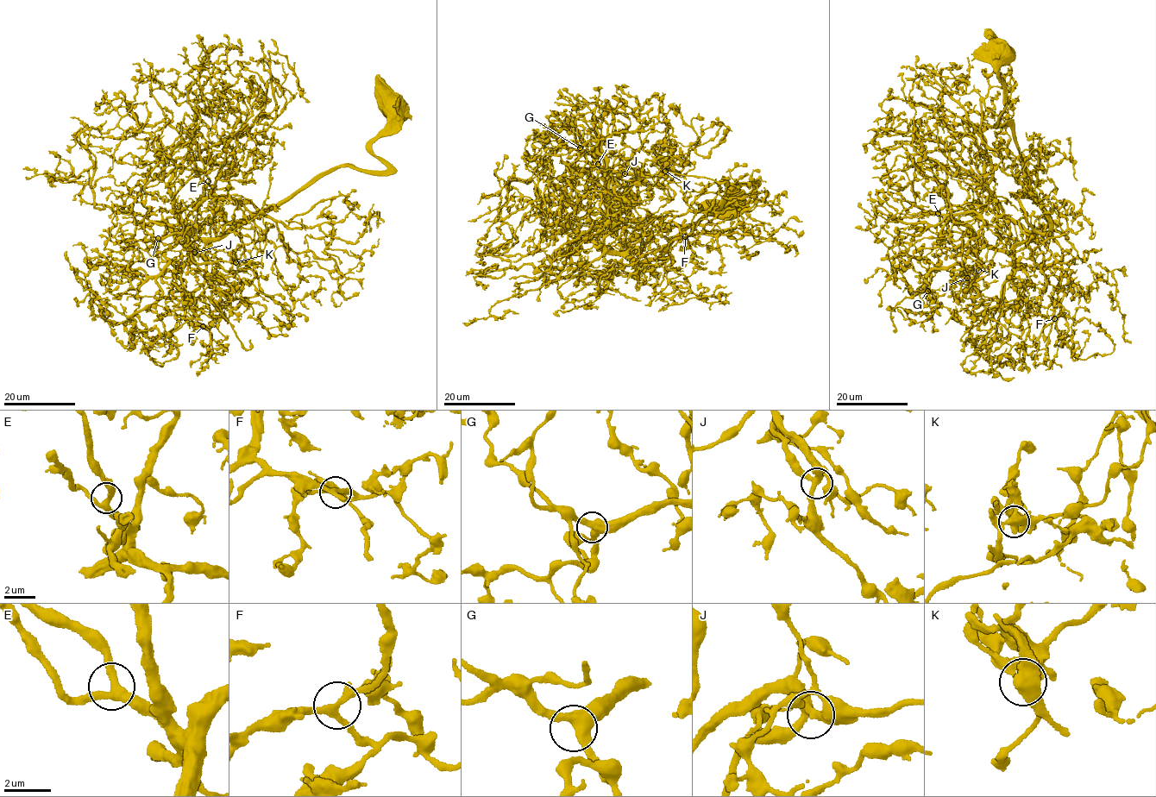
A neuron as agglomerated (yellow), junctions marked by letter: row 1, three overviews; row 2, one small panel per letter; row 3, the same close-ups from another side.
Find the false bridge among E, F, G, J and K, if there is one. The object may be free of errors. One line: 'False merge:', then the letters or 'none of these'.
False merge: K

